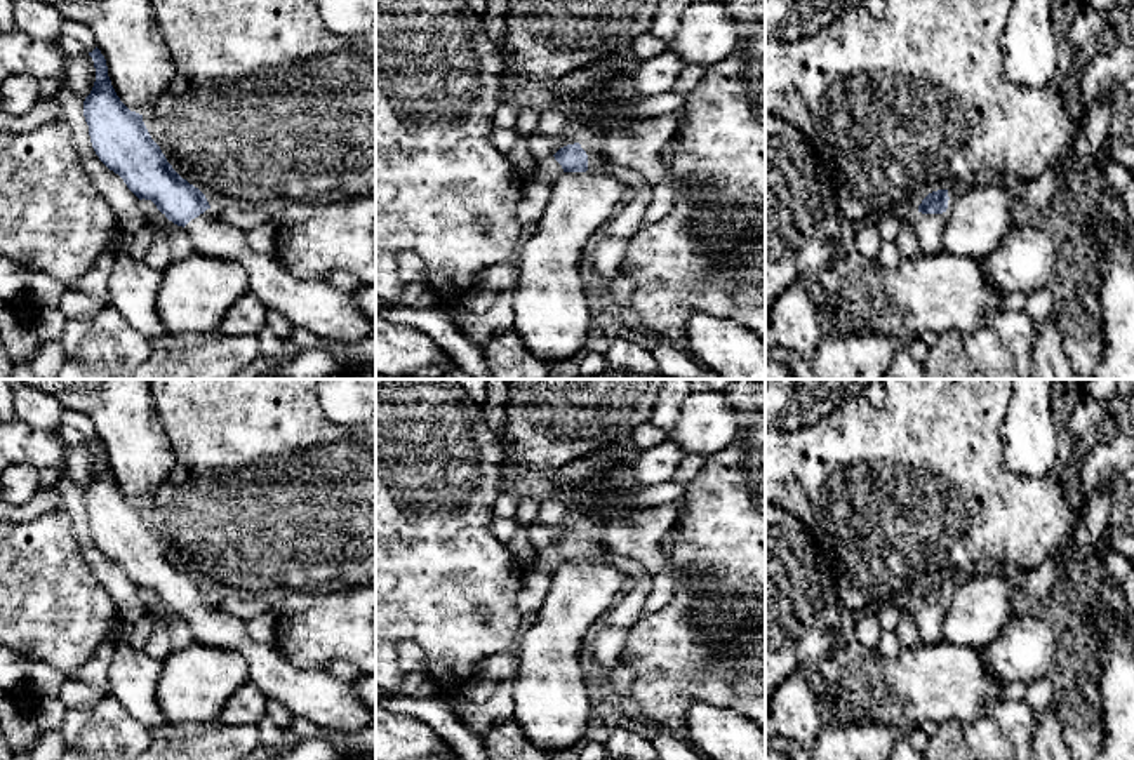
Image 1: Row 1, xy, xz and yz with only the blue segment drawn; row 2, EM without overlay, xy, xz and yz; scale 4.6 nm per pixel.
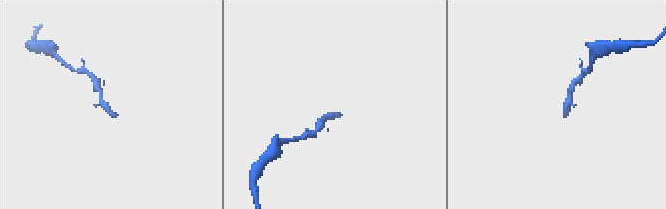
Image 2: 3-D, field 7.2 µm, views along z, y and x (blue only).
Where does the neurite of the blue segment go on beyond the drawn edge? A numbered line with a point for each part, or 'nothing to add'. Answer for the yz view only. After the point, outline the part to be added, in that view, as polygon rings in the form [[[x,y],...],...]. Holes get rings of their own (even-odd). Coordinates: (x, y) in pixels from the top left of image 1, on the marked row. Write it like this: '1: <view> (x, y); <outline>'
1: yz (929, 228); [[[922,214],[915,216],[915,231],[920,243],[920,254],[937,254],[943,250],[943,235],[948,217],[943,214]]]

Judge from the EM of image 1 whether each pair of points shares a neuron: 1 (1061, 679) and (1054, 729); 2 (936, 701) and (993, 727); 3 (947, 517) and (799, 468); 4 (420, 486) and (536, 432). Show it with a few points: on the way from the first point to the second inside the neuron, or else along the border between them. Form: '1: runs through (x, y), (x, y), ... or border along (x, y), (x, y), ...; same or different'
1: border along (1054, 700), (1065, 741); different
2: border along (999, 698), (990, 700), (974, 719), (962, 726); different
3: runs through (910, 494), (891, 494), (861, 479), (835, 475); same
4: border along (501, 439), (510, 460); different

